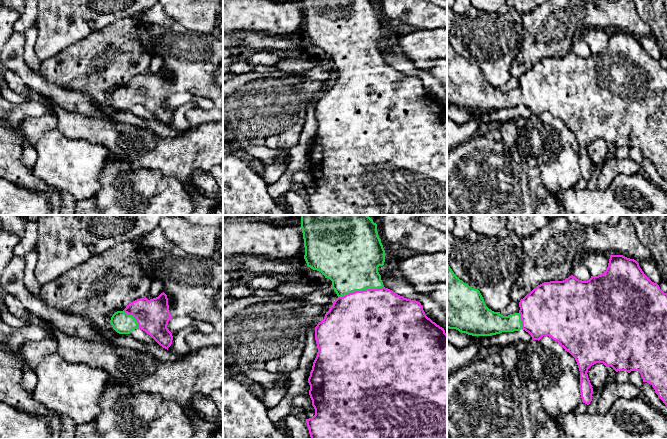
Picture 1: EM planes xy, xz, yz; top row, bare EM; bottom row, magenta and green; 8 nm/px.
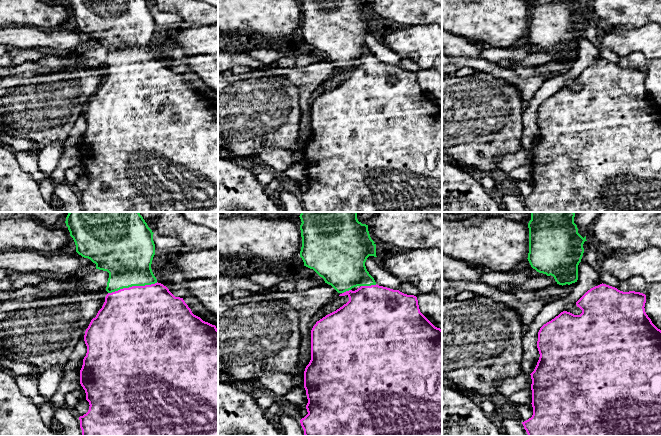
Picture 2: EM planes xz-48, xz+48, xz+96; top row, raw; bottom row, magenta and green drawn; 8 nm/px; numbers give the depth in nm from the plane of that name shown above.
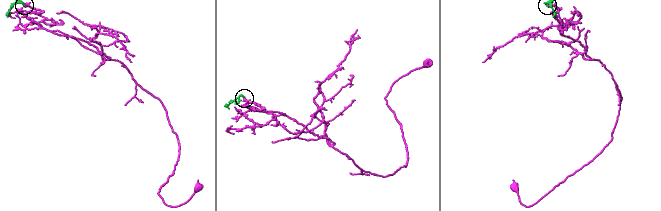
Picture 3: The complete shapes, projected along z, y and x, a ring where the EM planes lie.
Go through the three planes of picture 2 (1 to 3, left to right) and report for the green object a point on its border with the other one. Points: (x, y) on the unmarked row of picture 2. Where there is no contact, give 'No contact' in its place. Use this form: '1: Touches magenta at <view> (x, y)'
1: Touches magenta at xz-48 (132, 62)
2: Touches magenta at xz+48 (368, 62)
3: No contact

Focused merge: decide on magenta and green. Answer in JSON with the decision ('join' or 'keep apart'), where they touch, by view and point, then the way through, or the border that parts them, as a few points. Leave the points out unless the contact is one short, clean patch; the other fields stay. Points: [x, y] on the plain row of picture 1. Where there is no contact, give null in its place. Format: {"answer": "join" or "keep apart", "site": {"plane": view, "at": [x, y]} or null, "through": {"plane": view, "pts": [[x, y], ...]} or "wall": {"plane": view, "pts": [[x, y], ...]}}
{"answer": "join", "site": {"plane": "xz", "at": [360, 67]}, "through": {"plane": "xz", "pts": [[363, 98], [363, 76], [360, 67], [351, 44], [351, 38]]}}

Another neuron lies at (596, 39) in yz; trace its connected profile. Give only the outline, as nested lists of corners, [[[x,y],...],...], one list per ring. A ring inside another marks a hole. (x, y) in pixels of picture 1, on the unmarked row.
[[[589,28],[583,32],[582,39],[587,43],[591,52],[603,50],[609,39],[610,31],[599,28]]]

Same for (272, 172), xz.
[[[267,164],[264,167],[263,179],[267,185],[275,183],[284,173],[284,166],[282,164]]]

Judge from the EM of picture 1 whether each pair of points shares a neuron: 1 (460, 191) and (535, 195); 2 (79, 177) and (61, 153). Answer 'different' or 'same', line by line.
1: different
2: same

